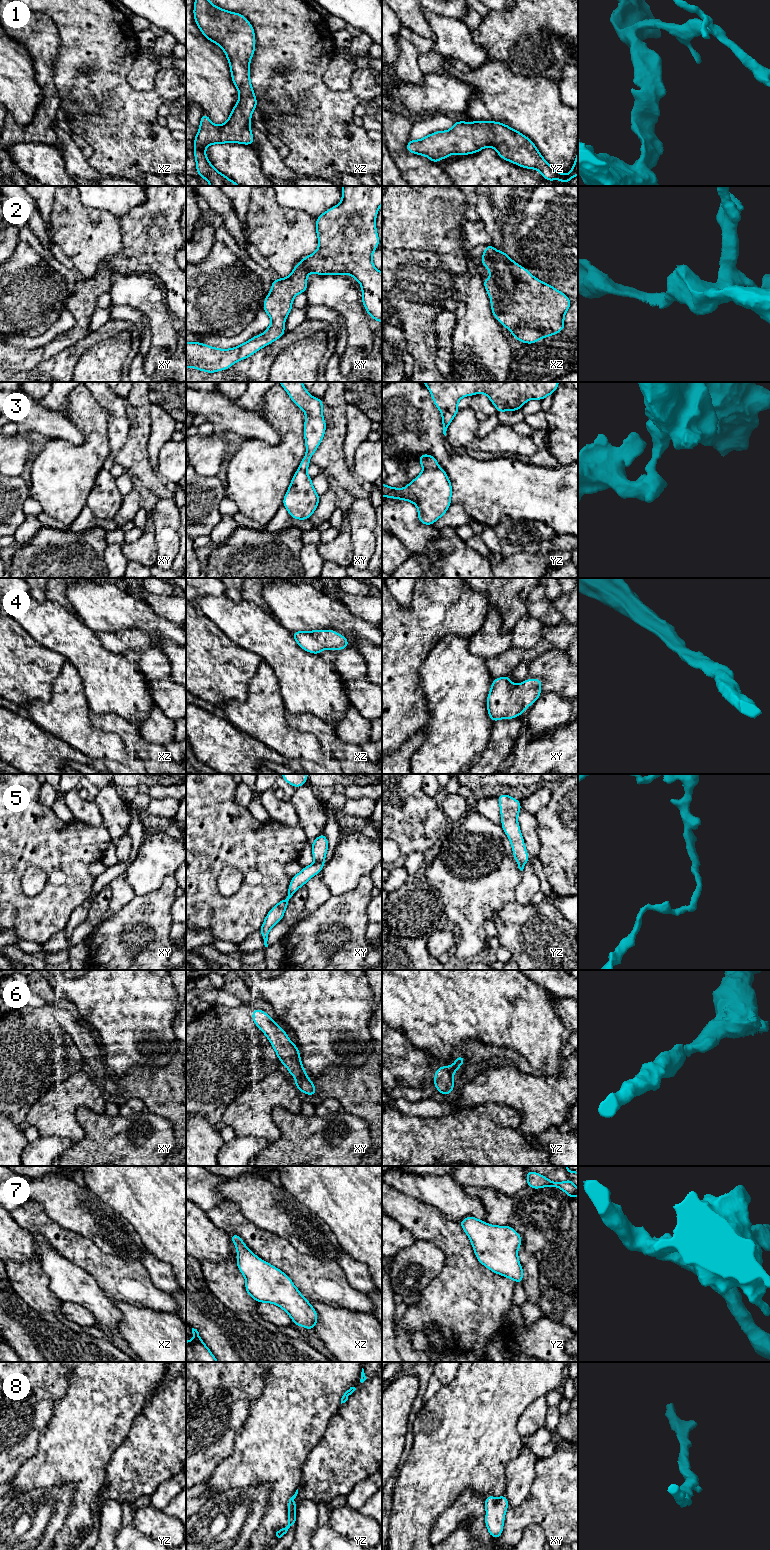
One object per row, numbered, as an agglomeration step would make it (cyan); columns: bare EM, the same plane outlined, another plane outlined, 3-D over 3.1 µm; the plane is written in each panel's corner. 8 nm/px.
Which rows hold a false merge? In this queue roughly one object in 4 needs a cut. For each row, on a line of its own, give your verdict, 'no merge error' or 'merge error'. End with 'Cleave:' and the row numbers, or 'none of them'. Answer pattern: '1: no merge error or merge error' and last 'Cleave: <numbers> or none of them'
1: no merge error
2: no merge error
3: merge error
4: no merge error
5: merge error
6: no merge error
7: no merge error
8: no merge error
Cleave: 3, 5

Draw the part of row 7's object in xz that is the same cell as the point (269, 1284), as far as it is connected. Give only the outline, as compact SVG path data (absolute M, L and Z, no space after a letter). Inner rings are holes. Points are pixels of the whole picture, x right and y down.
M232 1233L230 1239L237 1248L237 1266L246 1280L245 1289L258 1303L272 1303L282 1308L293 1320L293 1325L314 1330L318 1315L303 1297L292 1280L280 1269L257 1257Z

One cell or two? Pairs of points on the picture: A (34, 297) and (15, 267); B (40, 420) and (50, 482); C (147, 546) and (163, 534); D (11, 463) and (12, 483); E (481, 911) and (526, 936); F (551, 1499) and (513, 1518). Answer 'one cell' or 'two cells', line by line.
A: one cell
B: two cells
C: two cells
D: two cells
E: two cells
F: one cell

